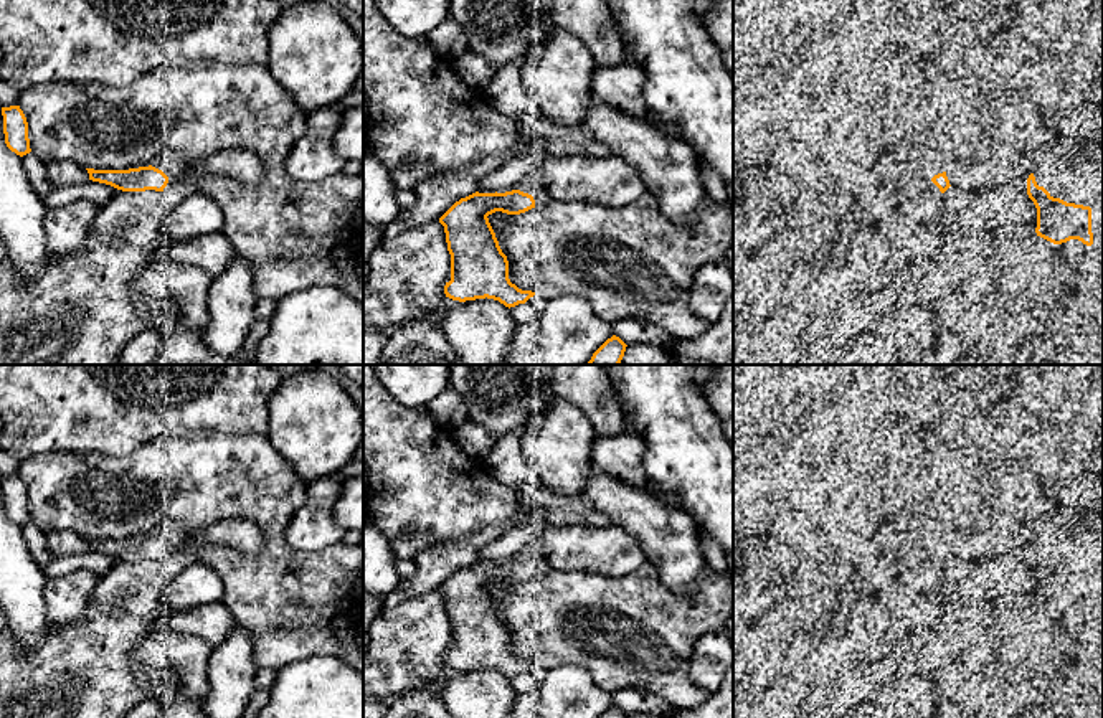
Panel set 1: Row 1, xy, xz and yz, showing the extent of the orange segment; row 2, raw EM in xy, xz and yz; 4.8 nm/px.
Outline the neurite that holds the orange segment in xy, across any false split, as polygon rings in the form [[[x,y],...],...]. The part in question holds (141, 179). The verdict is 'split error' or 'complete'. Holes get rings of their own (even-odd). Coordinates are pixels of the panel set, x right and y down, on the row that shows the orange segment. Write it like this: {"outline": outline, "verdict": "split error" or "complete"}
{"outline": [[[165,149],[149,167],[129,170],[86,170],[89,173],[89,180],[111,185],[122,191],[163,191],[172,178],[183,173],[185,160],[175,149]]], "verdict": "split error"}

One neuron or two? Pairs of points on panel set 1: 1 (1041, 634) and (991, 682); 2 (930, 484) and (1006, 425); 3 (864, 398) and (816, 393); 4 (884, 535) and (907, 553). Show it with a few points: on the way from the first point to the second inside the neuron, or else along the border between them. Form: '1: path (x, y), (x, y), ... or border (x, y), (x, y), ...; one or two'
1: path (1039, 651), (1017, 675), (1008, 675); one
2: border (983, 458), (993, 462), (1016, 464); two
3: path (852, 395), (828, 393); one
4: border (908, 540), (897, 553); two

